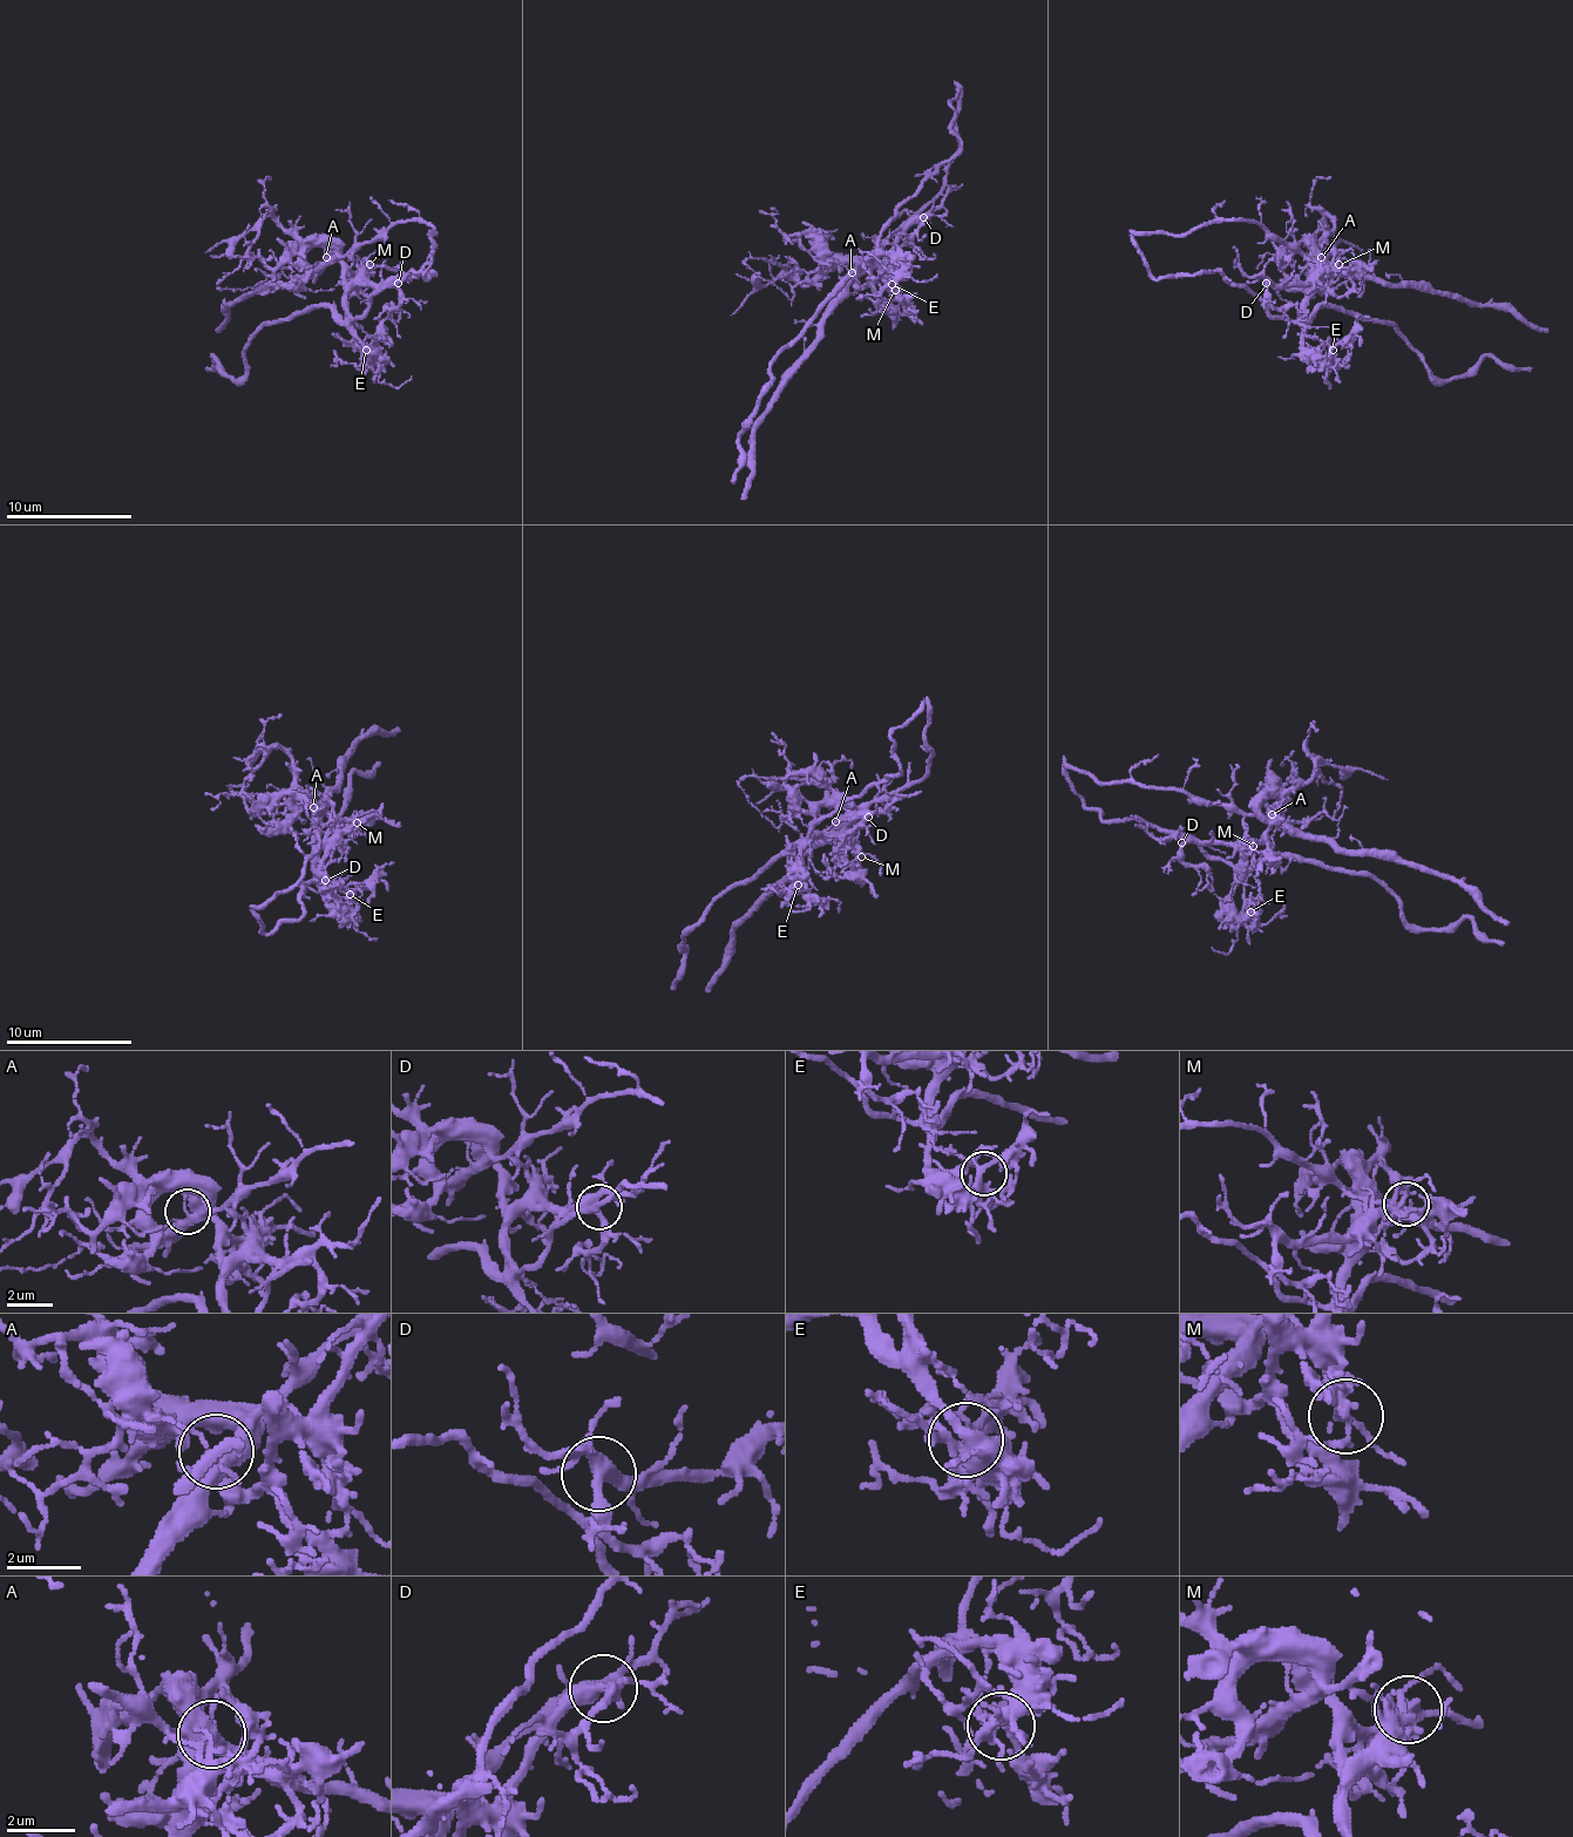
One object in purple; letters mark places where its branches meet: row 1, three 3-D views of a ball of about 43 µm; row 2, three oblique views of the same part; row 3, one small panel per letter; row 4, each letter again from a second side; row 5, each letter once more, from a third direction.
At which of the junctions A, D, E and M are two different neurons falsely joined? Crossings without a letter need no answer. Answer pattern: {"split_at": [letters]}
{"split_at": ["A"]}

